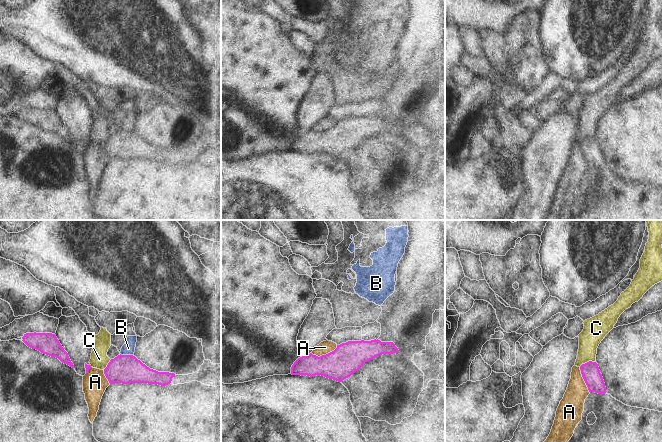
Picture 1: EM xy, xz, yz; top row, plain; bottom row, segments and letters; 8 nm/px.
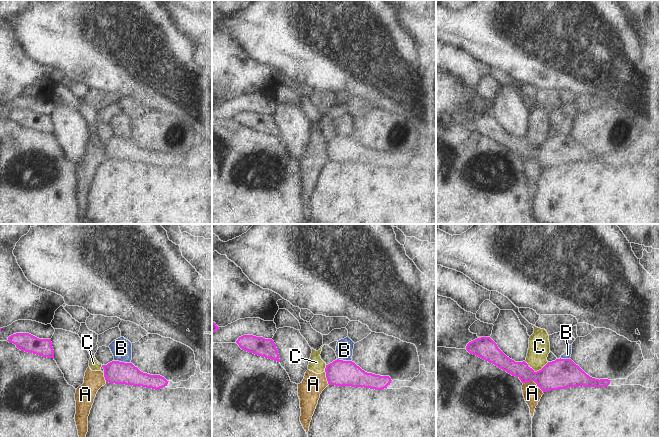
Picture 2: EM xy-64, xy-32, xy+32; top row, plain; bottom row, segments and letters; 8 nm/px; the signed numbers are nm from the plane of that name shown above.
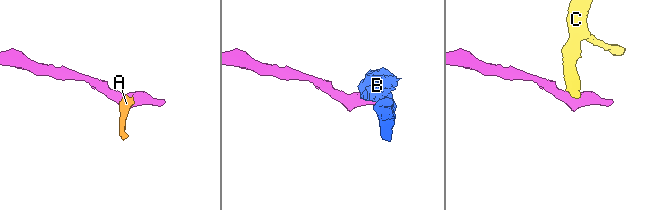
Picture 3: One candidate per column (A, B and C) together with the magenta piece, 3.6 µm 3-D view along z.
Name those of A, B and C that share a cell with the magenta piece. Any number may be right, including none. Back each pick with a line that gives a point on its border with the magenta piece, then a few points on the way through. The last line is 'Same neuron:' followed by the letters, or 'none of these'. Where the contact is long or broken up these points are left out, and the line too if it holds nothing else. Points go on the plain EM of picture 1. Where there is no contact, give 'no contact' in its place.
Same neuron: none of these

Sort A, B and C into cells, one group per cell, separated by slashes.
A C / B

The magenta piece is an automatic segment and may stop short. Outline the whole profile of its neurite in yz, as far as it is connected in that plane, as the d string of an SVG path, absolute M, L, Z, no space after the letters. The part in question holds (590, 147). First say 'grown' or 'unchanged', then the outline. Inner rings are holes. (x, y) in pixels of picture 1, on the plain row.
unchanged; M589 137L582 140L580 142L580 146L590 169L606 169L605 159L596 138Z

